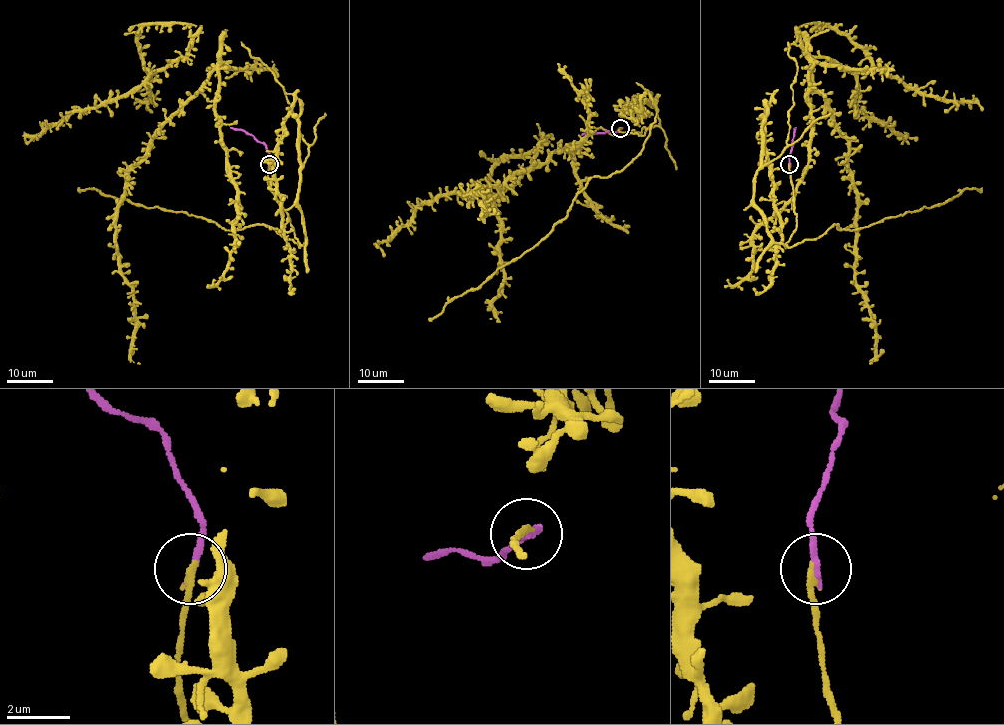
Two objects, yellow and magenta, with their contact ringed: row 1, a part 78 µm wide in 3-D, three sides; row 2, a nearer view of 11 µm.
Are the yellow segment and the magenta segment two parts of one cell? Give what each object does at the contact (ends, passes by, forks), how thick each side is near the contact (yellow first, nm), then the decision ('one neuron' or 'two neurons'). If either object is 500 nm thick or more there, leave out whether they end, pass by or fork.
yellow ends | magenta ends | 240/240 nm | one neuron

